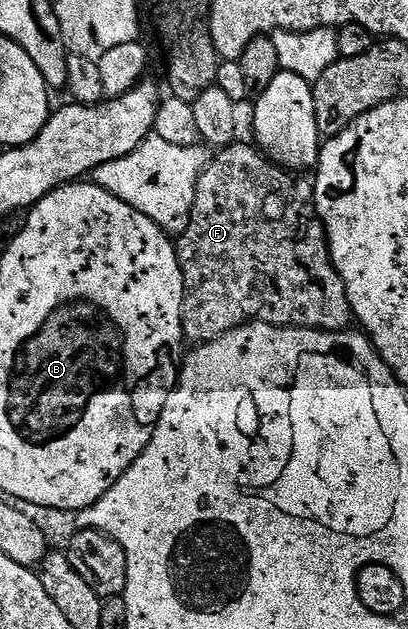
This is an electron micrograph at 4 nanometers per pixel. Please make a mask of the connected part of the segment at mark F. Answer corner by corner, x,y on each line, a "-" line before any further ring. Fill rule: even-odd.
235,143
219,149
211,156
206,169
196,183
196,195
188,219
188,227
177,238
178,262
184,275
184,299
182,300
182,335
187,342
201,343
215,341
220,335
232,331
238,325
252,321
263,321
269,325
292,325
296,329
327,329
329,333
340,333
349,330
352,325
352,314
348,295
336,267
332,263
330,245
326,242
326,229
318,217
314,206
314,186
305,176
295,175
267,159
253,144

